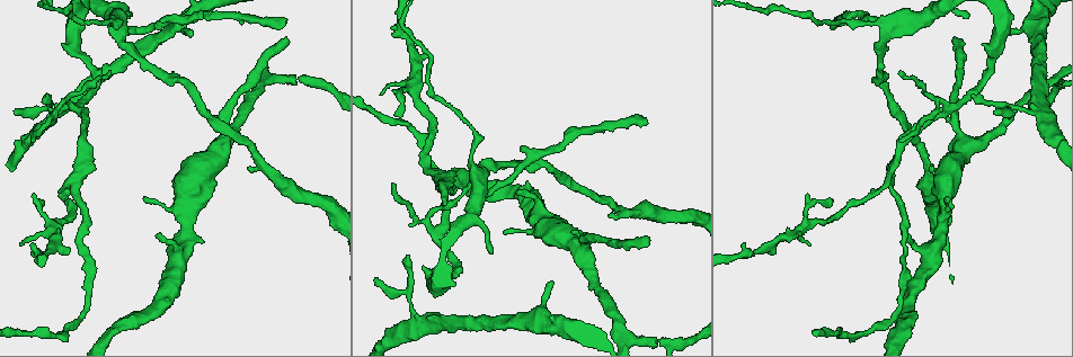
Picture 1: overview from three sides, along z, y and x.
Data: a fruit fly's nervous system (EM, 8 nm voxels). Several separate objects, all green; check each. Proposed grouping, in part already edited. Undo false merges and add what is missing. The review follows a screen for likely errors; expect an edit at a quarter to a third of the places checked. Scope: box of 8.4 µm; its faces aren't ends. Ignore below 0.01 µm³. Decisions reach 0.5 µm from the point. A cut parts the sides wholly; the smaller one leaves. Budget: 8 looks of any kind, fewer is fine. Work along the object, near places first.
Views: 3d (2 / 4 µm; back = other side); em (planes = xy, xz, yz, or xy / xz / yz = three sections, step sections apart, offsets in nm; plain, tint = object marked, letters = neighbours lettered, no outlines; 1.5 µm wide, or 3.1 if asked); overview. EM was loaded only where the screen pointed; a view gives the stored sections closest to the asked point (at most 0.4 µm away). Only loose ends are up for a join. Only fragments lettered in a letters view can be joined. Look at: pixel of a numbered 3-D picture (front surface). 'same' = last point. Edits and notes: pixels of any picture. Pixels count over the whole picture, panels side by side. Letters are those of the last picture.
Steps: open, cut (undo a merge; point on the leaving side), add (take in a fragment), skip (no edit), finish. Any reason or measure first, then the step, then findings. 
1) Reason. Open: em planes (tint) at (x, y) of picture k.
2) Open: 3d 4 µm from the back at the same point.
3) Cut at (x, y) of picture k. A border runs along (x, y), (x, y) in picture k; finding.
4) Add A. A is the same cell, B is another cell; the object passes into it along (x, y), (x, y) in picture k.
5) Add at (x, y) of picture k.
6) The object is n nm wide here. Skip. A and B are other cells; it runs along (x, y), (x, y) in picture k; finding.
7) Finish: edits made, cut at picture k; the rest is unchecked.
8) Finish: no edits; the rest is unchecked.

Tapers out. Open: 3d 2 µm at (96, 169) of picture 1.

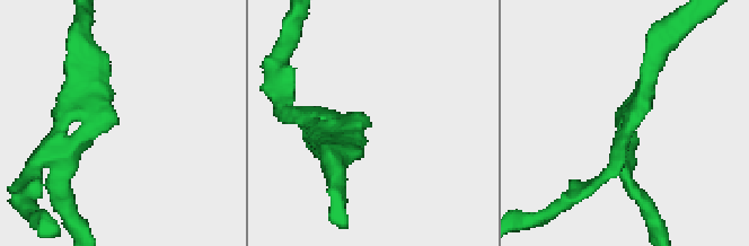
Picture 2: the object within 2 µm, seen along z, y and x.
3 arms meet here; need the tissue. Open: em yz step 4 (plain) at (617, 118) of picture 2.

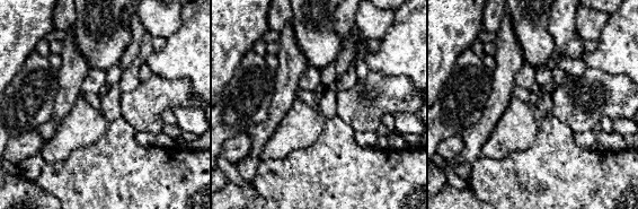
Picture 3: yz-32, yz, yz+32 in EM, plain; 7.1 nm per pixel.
What lies round it. Open: em yz step 4 (letters) at the same point.

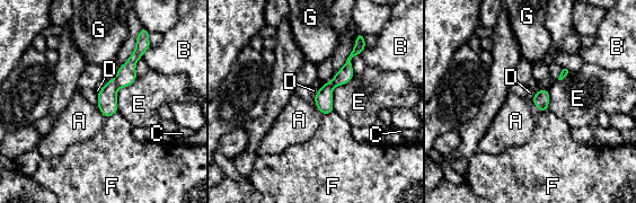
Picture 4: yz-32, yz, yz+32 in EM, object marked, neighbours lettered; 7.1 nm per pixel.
Skip. A, B, C, D, E, F and G are other cells; it runs along (138, 46), (106, 114) in picture 4; none of them fits.

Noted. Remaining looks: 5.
Branch stops here. Open: em planes (letters) at (831, 206) of picture 1.

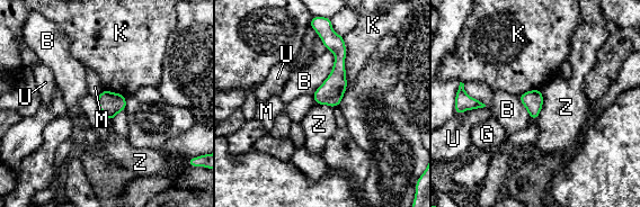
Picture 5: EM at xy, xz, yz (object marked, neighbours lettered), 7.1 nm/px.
The longest contact is with B, 360 nm. Skip. B, G, K, M, U and Z are other cells; it runs along (330, 35), (338, 48), (334, 104) in picture 5; no lettered fragment goes on from it.

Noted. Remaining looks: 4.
Thin end. Open: em xy step 8 (letters) at (192, 32) of picture 1.

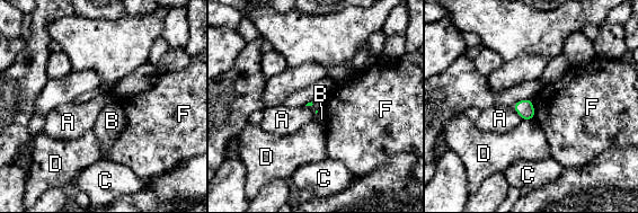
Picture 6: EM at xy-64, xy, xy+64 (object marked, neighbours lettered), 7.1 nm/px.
Another direction. Open: em planes (letters) at the same point.

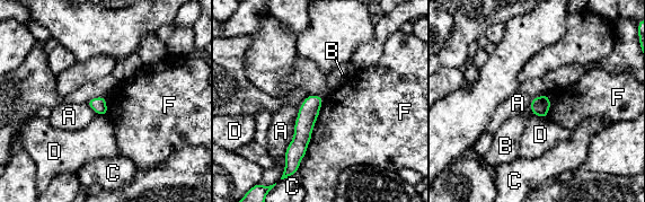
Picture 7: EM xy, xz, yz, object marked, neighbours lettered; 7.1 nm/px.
The longest contact is with A, 460 nm. Skip. A, B, C, D and F are other cells; no lettered fragment goes on from it.

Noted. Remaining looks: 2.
Long arm stops here. Open: em planes (plain) at (953, 43) of picture 1.

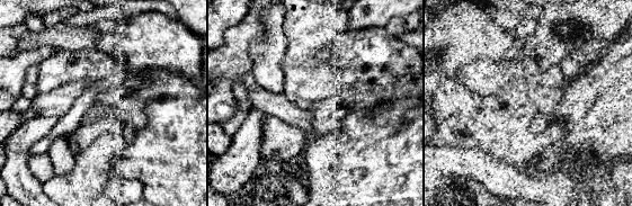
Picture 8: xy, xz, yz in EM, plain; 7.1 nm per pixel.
See the neighbours. Open: em planes (letters) at the same point.

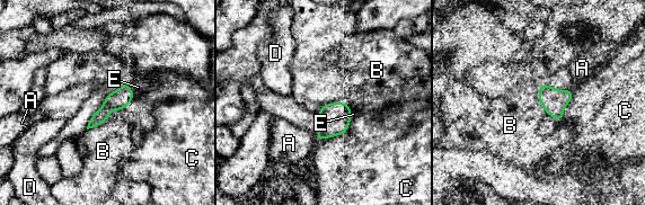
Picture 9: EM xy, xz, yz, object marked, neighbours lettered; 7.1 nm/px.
Add E. E is the same cell, A, B, C and D are other cells; the neuron continues.

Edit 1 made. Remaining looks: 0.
Finish: edits made, add at picture 9; the rest is unchecked.

